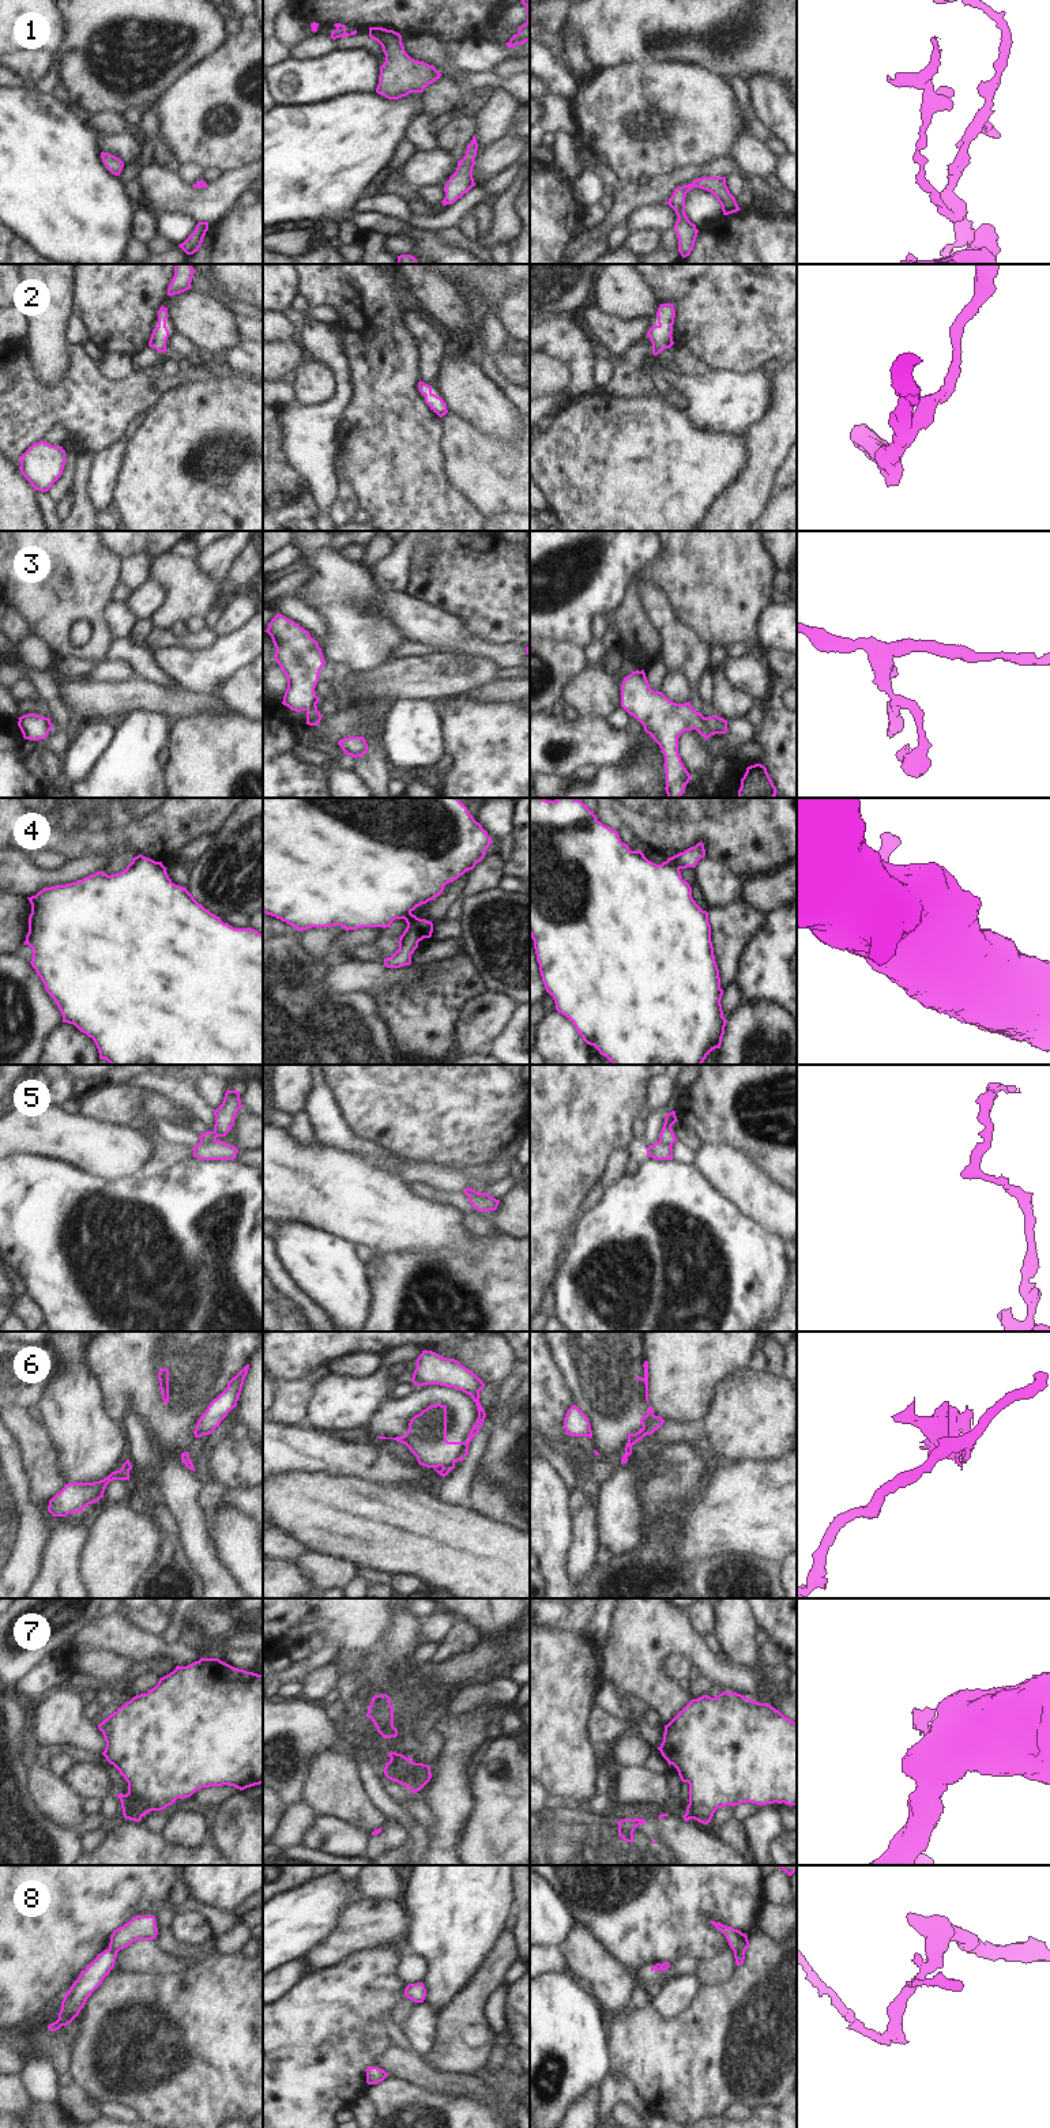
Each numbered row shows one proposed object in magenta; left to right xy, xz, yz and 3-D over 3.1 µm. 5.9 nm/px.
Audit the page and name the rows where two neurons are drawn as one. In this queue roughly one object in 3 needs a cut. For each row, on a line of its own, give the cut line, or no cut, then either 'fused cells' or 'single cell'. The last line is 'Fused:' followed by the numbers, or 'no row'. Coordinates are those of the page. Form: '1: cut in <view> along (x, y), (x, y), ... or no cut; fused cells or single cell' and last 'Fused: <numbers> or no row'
1: no cut; single cell
2: no cut; single cell
3: no cut; single cell
4: no cut; single cell
5: cut in xy along (215, 1140), (200, 1142); fused cells
6: cut in xz along (462, 1389), (470, 1394), (478, 1394); fused cells
7: cut in xy along (124, 1815), (138, 1815), (140, 1818); fused cells
8: cut in yz along (744, 1950), (734, 1953); fused cells
Fused: 5, 6, 7, 8

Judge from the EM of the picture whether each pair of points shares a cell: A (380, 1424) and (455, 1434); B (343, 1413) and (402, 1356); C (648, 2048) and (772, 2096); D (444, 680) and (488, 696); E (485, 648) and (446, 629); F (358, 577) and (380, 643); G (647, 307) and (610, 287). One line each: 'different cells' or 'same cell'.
A: same cell
B: same cell
C: same cell
D: different cells
E: different cells
F: same cell
G: same cell

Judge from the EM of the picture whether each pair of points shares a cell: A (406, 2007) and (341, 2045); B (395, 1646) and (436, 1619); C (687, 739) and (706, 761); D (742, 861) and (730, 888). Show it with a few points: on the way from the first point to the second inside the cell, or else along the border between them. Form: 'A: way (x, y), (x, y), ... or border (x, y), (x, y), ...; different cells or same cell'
A: border (402, 1999), (392, 2008), (390, 2018); different cells
B: border (411, 1616), (425, 1641); different cells
C: way (689, 745), (700, 756); same cell
D: border (708, 857), (725, 865), (737, 877); different cells

